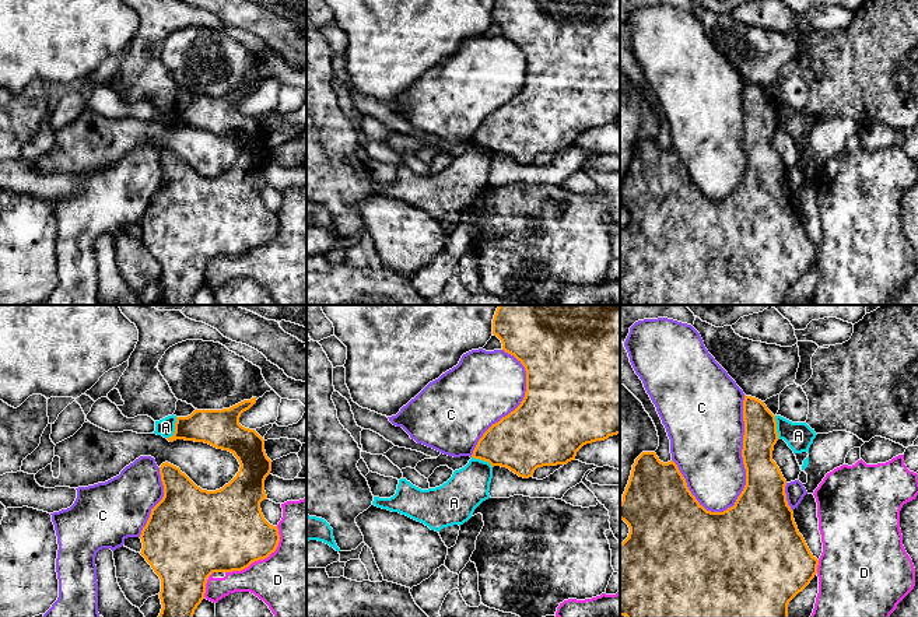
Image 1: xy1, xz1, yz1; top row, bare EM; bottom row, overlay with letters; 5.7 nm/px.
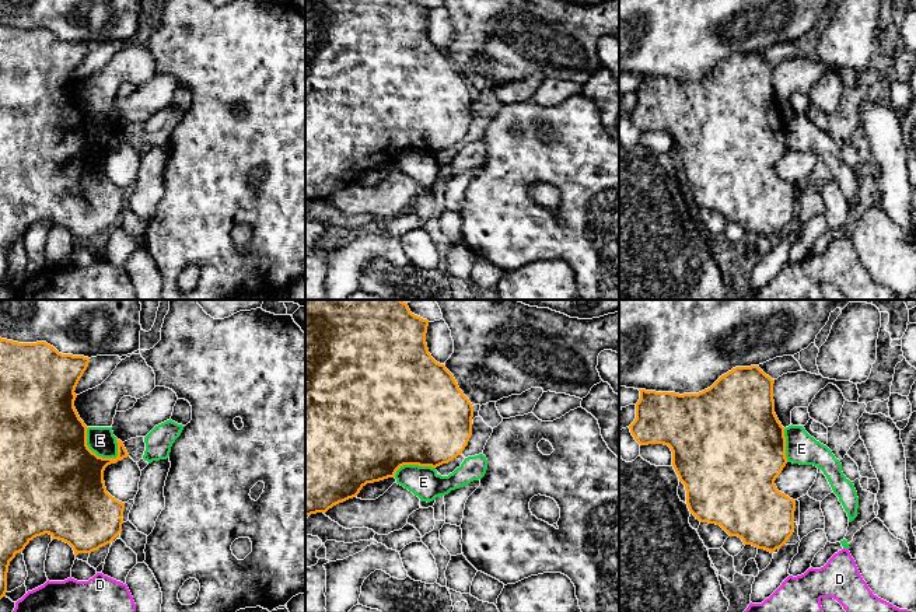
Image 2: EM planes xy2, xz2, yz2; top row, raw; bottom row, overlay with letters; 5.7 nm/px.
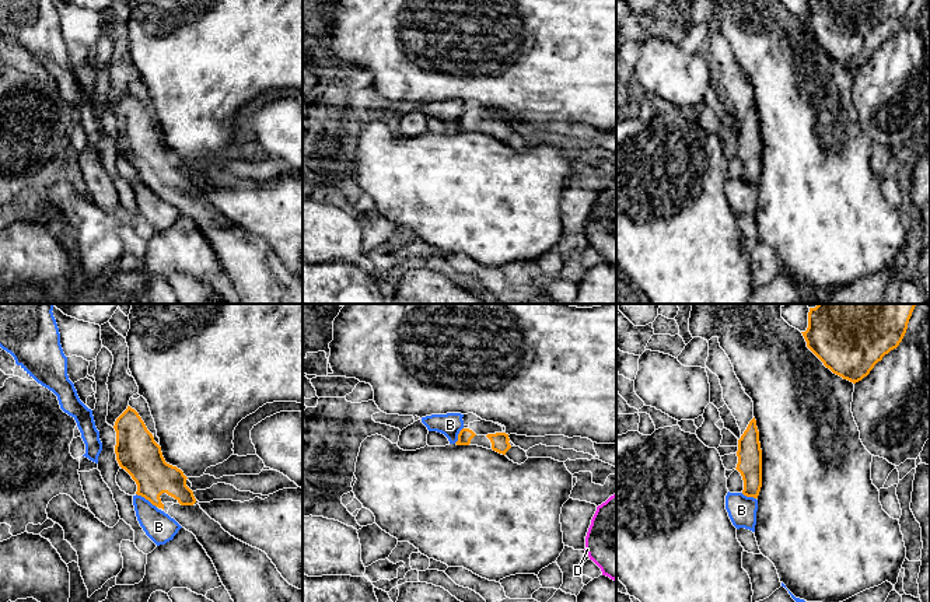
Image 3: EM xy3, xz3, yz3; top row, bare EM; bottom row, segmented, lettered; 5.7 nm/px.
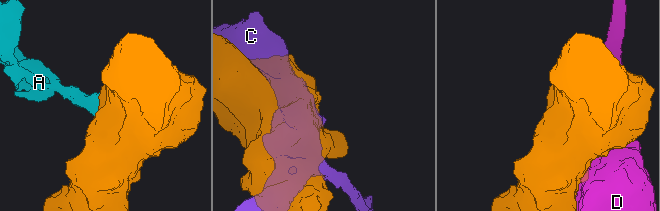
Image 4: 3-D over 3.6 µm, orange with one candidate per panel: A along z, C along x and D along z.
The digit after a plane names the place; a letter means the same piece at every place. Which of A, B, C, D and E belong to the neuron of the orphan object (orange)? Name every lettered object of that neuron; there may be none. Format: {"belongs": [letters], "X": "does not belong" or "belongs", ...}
{"belongs": [], "A": "does not belong", "B": "does not belong", "C": "does not belong", "D": "does not belong", "E": "does not belong"}

